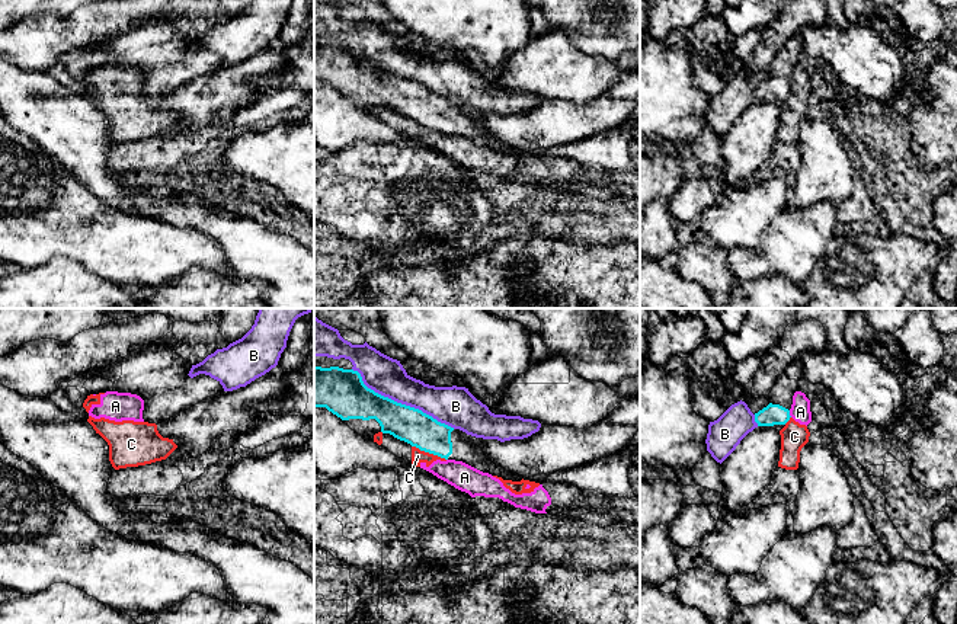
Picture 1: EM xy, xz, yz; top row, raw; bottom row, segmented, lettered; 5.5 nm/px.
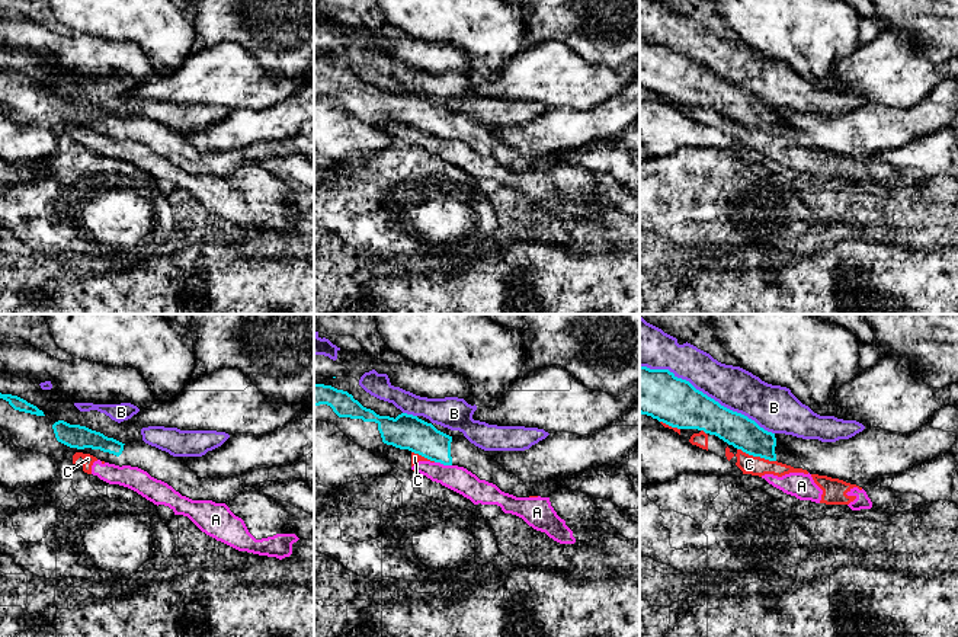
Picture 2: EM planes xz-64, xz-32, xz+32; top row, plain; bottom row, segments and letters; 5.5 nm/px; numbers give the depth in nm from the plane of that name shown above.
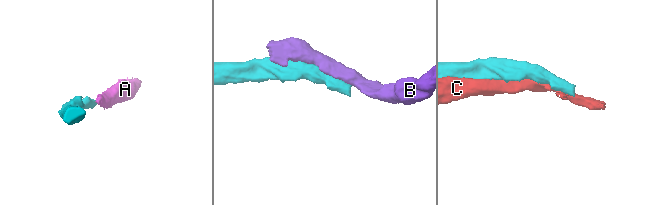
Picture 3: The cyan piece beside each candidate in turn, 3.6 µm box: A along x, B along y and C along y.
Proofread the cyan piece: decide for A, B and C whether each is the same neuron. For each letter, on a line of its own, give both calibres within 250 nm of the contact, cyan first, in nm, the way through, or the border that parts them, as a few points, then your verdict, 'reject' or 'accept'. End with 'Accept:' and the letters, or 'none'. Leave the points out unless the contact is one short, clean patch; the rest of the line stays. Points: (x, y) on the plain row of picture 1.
A: calibres 120 and 110 nm; border yz (789, 85), (791, 90); reject
B: calibres 200 and 200 nm; reject
C: calibres 190 and 70 nm; reject
Accept: none

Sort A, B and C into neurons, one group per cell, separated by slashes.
A C / B

